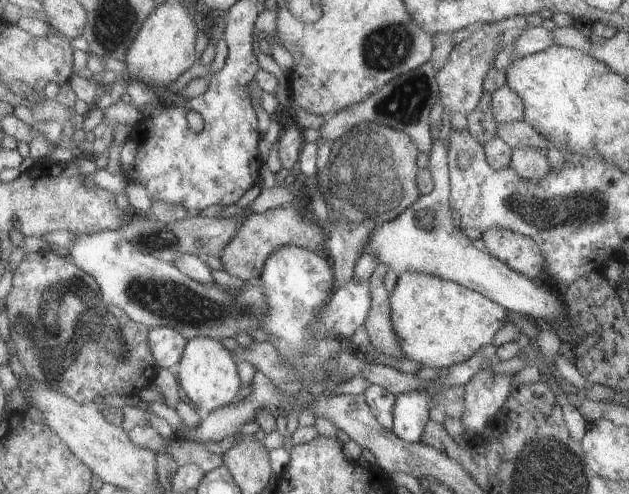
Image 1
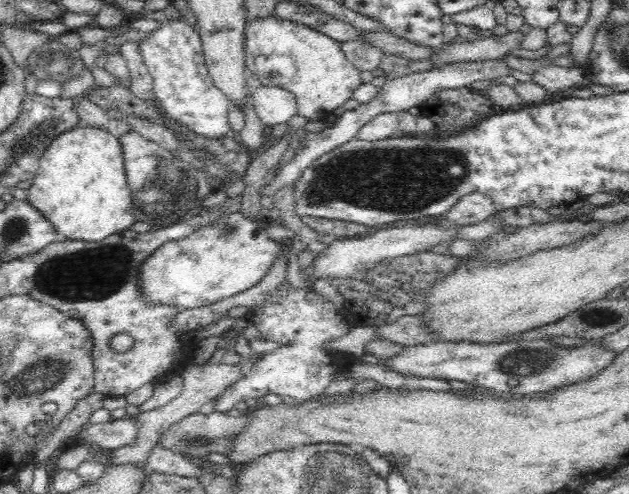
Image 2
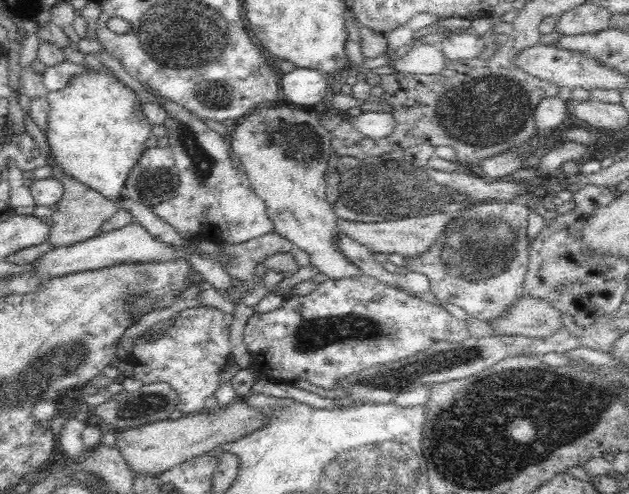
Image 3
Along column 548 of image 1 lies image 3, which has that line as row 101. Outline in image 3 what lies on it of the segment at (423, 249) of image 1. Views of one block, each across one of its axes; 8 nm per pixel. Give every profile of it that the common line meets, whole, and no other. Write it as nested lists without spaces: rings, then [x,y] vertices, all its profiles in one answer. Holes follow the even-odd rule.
[[[298,68],[280,76],[279,85],[286,101],[298,106],[314,106],[328,92],[332,78],[315,68]]]

